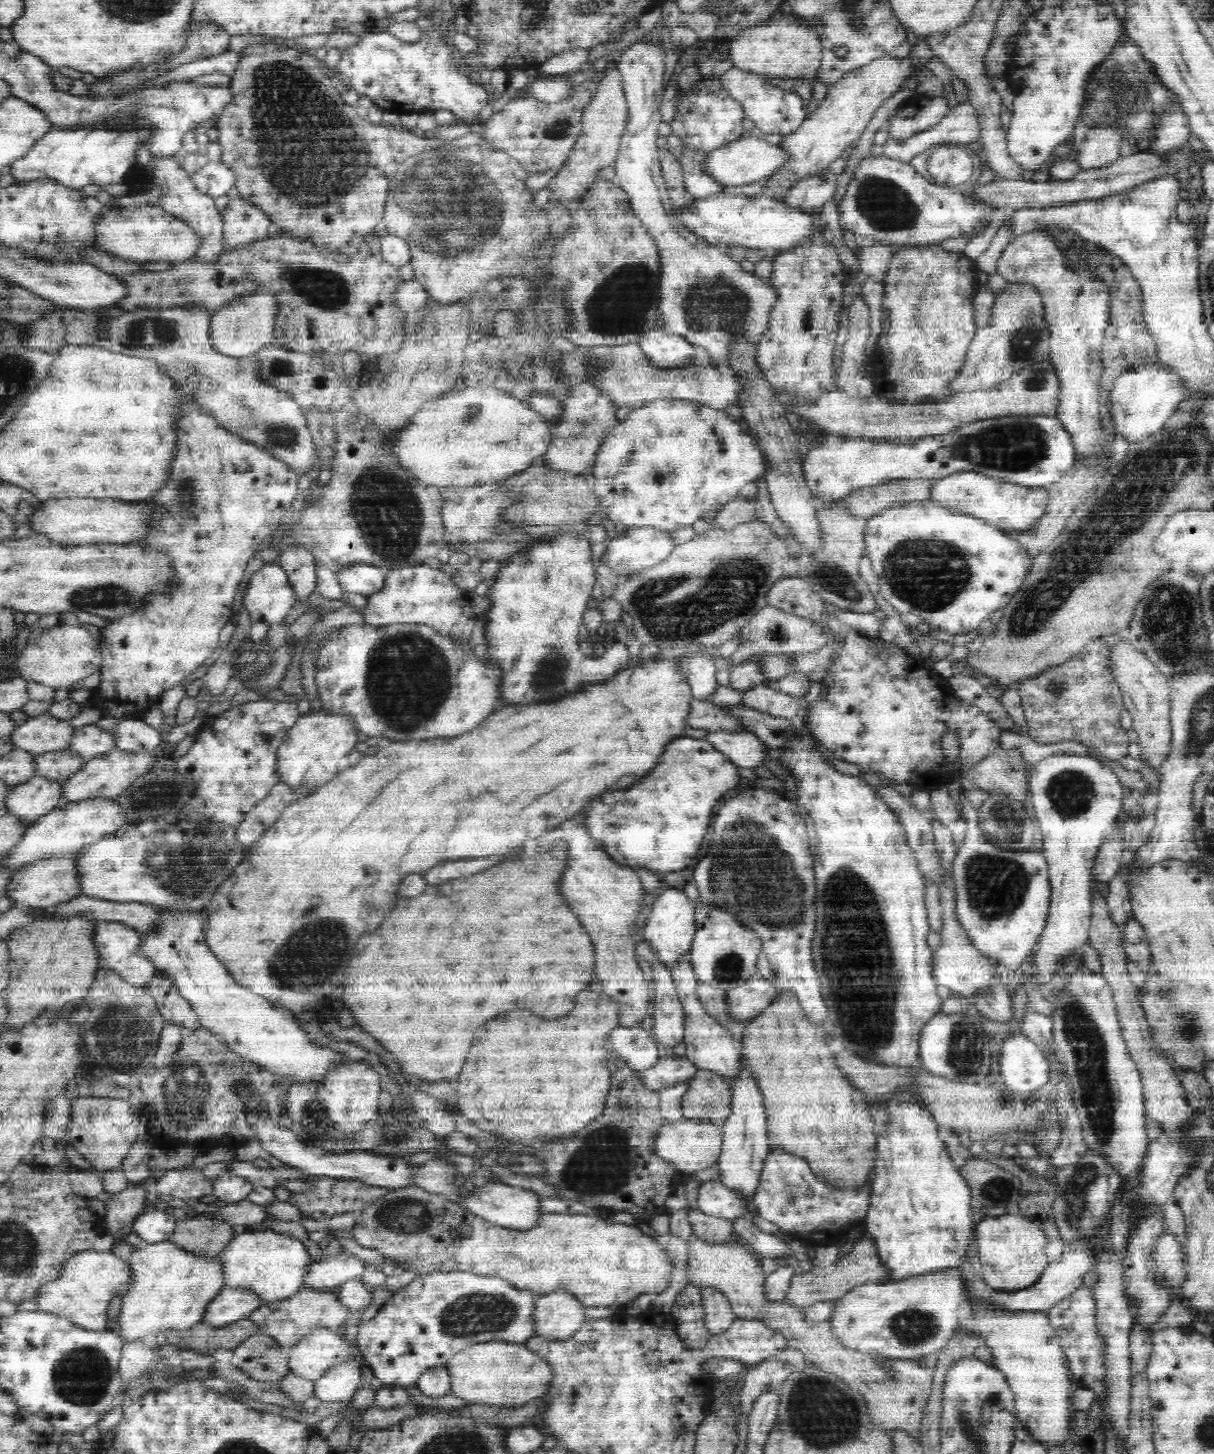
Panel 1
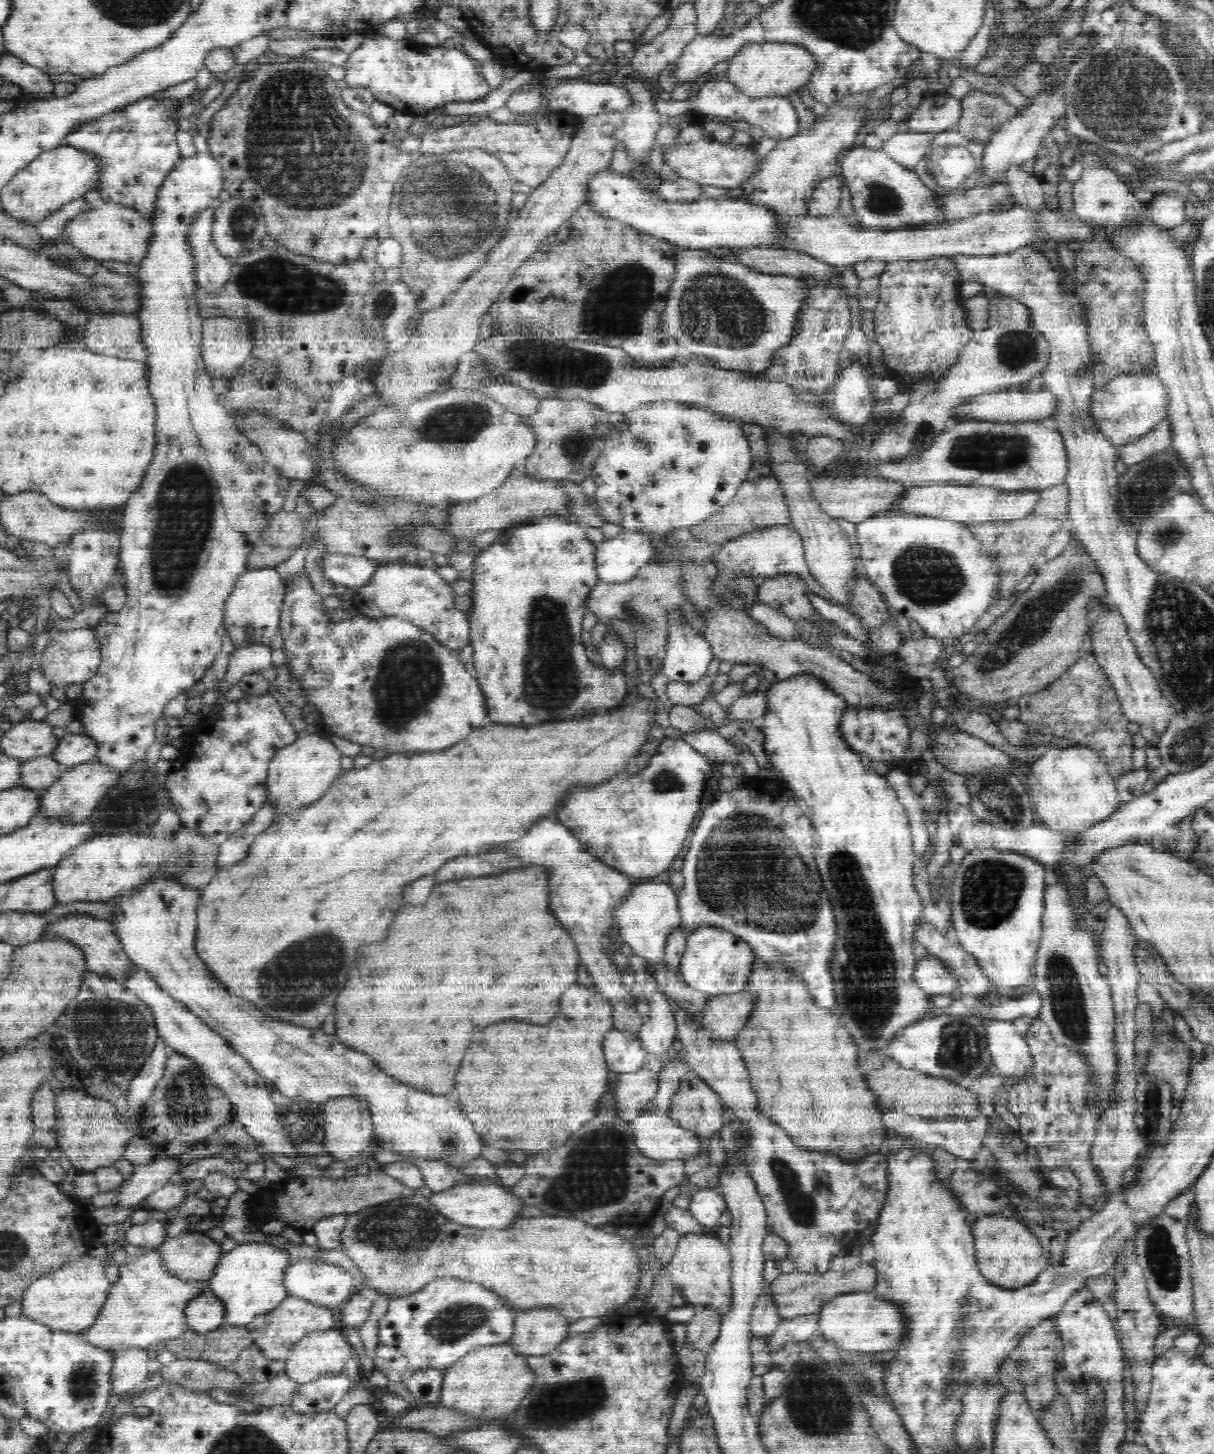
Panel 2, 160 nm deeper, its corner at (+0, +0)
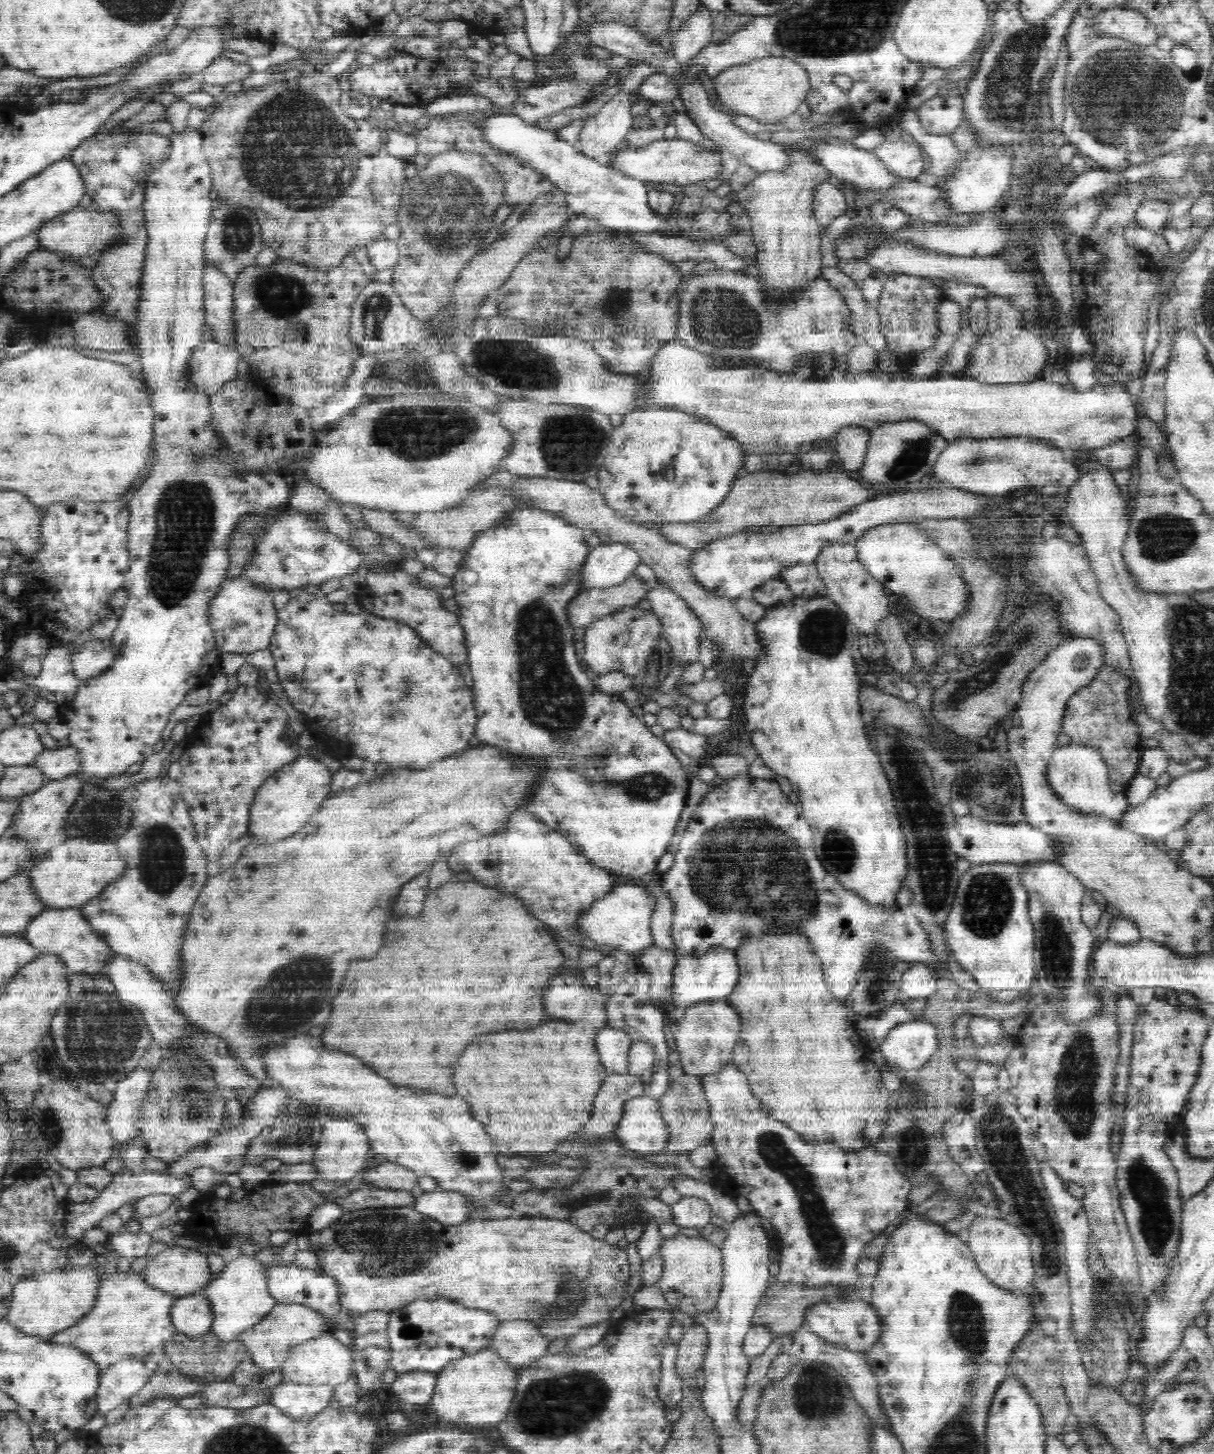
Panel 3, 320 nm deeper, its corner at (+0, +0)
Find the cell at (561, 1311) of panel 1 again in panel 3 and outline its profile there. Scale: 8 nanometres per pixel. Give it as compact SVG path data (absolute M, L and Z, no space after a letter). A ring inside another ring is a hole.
M534 1320L502 1321L490 1346L514 1366L526 1366L548 1353L551 1339L544 1330Z

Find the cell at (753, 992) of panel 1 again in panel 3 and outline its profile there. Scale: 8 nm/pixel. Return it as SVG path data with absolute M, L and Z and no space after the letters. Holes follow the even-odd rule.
M728 1000L705 1001L679 1008L668 1012L670 1020L678 1020L673 1023L671 1032L676 1040L677 1053L680 1055L685 1074L710 1074L714 1070L720 1070L724 1064L734 1060L734 1050L739 1045L739 1037L742 1031L741 1014L738 1009L732 1007Z

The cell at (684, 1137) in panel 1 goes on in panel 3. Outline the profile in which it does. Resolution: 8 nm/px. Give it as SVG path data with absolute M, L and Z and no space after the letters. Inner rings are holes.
M650 1096L633 1098L626 1103L625 1116L616 1131L623 1146L644 1156L668 1152L667 1148L673 1137L671 1128L666 1120L662 1118L658 1100Z

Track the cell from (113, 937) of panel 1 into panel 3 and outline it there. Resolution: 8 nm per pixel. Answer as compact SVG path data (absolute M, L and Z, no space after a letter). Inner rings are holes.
M80 908L46 909L34 917L23 936L32 943L39 952L53 952L63 956L64 963L70 968L70 973L85 973L91 976L105 975L110 962L118 954L106 942L105 938L93 929L86 920Z

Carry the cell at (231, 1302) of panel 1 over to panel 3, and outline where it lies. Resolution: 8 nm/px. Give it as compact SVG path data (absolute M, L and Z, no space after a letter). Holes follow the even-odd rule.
M204 1290L183 1295L172 1311L173 1324L177 1332L197 1337L209 1333L213 1328L213 1306Z

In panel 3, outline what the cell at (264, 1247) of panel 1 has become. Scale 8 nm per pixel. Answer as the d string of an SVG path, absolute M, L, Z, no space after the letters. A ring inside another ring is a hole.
M242 1254L226 1262L225 1267L204 1288L213 1306L214 1322L212 1331L222 1340L229 1342L251 1326L258 1324L279 1301L270 1294L270 1264L260 1262L255 1256Z

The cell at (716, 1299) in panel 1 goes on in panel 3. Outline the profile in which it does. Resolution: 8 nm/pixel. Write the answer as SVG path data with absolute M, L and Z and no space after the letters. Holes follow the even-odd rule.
M694 1323L684 1330L676 1357L676 1366L682 1378L690 1378L701 1372L709 1342L708 1331L703 1324Z

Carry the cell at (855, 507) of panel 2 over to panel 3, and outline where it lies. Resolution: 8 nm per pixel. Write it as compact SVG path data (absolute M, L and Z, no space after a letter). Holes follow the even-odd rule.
M793 468L783 471L756 471L734 482L732 492L712 514L697 522L662 525L659 530L668 540L694 551L708 548L712 541L746 532L752 526L784 527L820 524L840 518L858 506L884 495L884 485L856 480L849 472L821 472Z

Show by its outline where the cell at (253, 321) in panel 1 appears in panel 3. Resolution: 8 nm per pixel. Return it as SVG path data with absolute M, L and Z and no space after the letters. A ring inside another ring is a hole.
M205 324L202 344L192 353L191 379L197 388L213 395L225 382L236 379L241 354L236 345L214 340L211 328Z

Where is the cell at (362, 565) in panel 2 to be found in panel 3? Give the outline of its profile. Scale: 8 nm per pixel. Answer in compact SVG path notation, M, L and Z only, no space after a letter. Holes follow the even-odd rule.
M288 511L272 524L260 543L260 552L254 562L245 568L242 575L256 582L267 584L274 592L288 589L293 593L308 584L320 585L330 578L346 578L358 572L362 554L354 552L346 541L332 533L322 533L314 528L312 514Z

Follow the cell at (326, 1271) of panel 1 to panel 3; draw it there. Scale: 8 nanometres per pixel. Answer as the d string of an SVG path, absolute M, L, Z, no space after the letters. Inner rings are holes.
M295 1262L287 1265L270 1264L269 1289L270 1294L273 1294L280 1303L304 1304L323 1314L329 1322L330 1329L337 1328L349 1317L341 1305L339 1280L320 1269L301 1268Z

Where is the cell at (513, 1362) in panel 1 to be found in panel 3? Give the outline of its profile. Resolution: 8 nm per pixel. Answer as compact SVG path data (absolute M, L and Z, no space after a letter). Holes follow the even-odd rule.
M492 1346L451 1362L437 1375L431 1408L438 1417L470 1427L486 1427L502 1422L513 1404L519 1381L518 1367L502 1358Z

